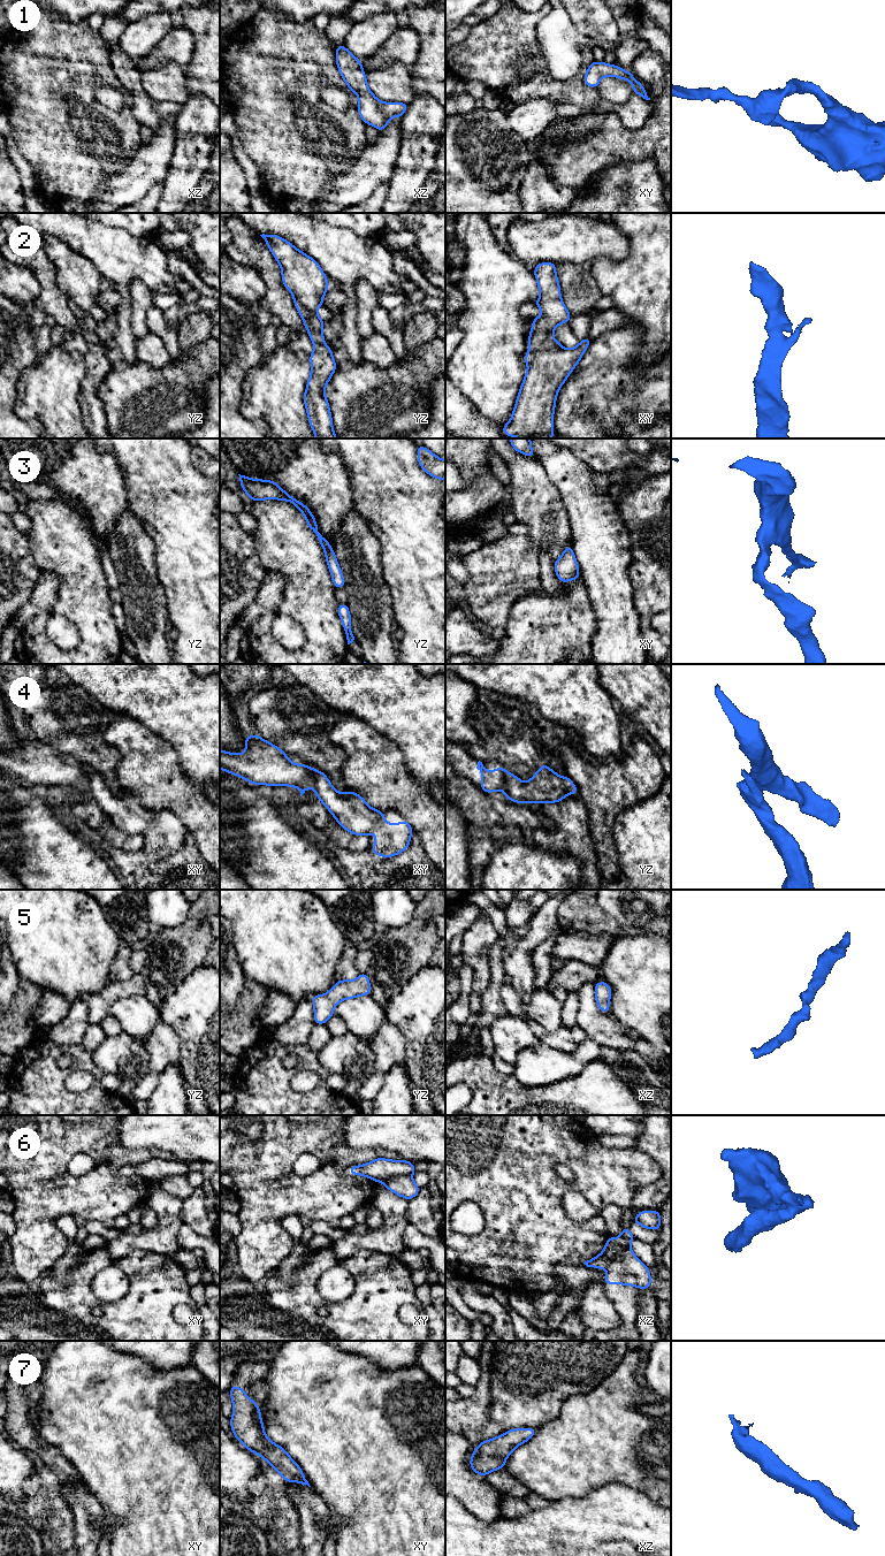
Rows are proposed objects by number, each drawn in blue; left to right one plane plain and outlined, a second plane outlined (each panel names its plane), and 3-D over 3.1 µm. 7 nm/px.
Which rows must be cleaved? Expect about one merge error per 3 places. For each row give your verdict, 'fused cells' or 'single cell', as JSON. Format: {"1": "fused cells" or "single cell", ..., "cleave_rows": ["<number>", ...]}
{"1": "single cell", "2": "single cell", "3": "single cell", "4": "fused cells", "5": "single cell", "6": "fused cells", "7": "single cell", "cleave_rows": ["4", "6"]}

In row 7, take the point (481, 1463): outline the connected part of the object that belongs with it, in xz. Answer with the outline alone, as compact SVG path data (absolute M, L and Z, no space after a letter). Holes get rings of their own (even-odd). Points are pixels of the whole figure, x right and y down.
M516 1428L490 1440L482 1441L475 1447L471 1469L483 1477L493 1471L505 1469L505 1459L511 1452L534 1436L536 1428Z

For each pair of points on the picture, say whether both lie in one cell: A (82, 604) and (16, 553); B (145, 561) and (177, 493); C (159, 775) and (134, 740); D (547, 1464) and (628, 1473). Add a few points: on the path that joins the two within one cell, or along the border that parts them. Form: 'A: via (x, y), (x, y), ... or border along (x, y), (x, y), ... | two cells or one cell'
A: border along (28, 544), (39, 570) | two cells
B: border along (138, 519), (153, 543), (155, 569) | two cells
C: via (151, 767), (140, 754), (139, 748) | one cell
D: via (567, 1464), (608, 1464) | one cell

